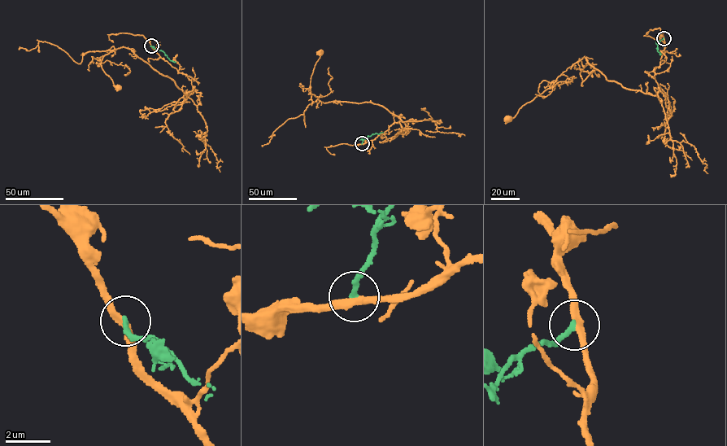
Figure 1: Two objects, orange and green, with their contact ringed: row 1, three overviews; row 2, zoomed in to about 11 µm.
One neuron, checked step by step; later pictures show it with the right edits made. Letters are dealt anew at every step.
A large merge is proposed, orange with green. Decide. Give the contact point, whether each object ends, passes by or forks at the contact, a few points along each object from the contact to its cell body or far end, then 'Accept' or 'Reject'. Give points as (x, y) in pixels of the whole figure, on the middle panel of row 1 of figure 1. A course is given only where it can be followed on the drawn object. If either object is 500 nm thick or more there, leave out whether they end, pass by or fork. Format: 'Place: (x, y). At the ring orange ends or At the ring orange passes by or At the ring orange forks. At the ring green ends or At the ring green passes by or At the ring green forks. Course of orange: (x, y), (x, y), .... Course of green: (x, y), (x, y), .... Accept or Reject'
Place: (362, 143). At the ring orange passes by. At the ring green ends. Course of orange: (362, 144), (394, 122), (401, 121), (406, 126), (380, 105), (324, 102), (311, 94), (311, 77), (320, 52). Course of green: (362, 144), (366, 137), (383, 133). Reject

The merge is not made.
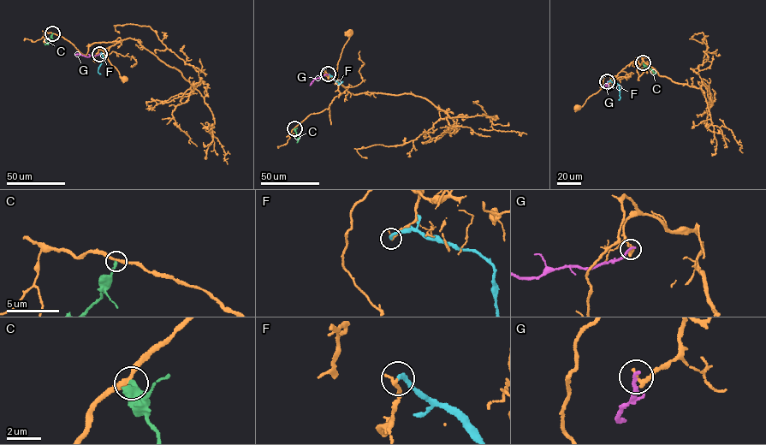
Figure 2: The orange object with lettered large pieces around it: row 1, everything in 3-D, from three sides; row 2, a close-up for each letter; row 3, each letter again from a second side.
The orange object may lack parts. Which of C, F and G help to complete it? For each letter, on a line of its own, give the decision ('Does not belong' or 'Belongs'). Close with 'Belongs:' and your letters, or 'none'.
C: Does not belong
F: Does not belong
G: Does not belong
Belongs: none

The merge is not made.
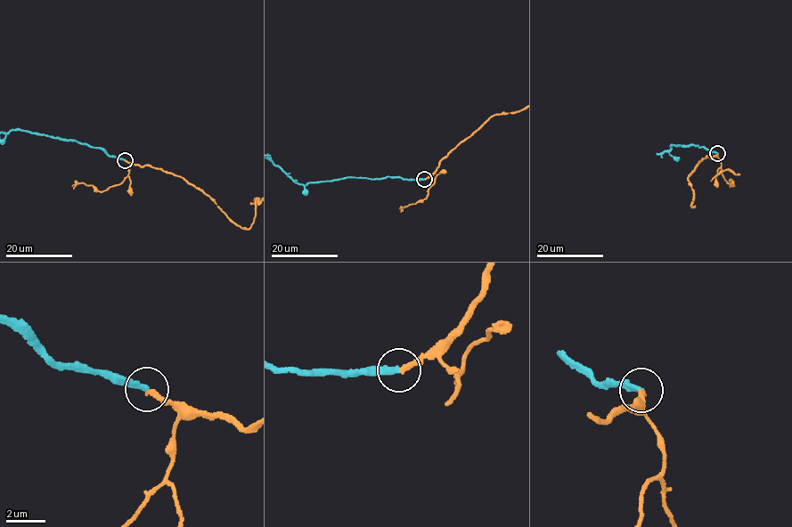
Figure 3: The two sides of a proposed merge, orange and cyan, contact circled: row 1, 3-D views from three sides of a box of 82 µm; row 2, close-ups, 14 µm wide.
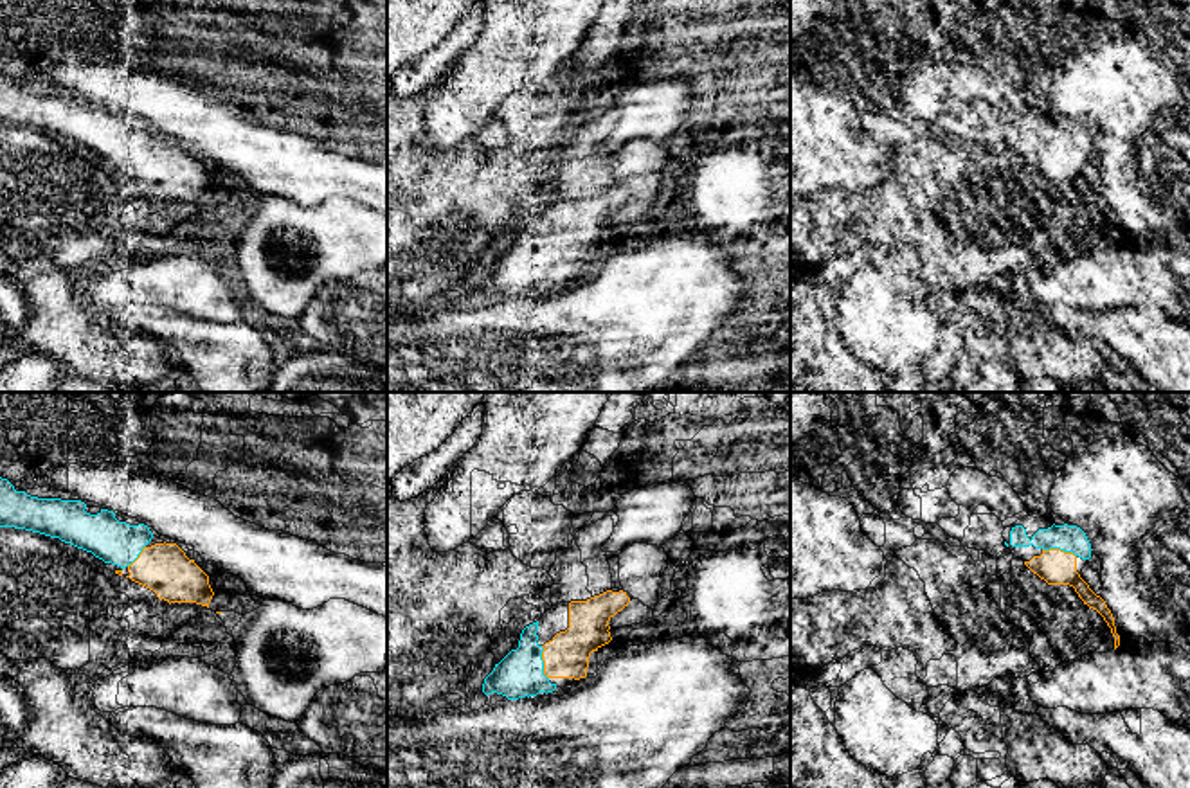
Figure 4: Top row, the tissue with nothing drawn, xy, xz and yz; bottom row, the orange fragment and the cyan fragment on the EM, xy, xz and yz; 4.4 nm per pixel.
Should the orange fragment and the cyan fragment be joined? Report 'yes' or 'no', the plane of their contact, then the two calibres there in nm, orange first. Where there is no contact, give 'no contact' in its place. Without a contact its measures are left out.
yes; contact in yz; calibres 160 and 130 nm

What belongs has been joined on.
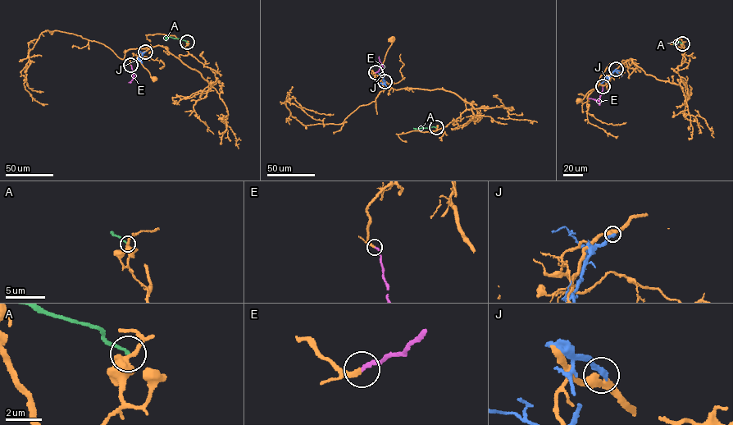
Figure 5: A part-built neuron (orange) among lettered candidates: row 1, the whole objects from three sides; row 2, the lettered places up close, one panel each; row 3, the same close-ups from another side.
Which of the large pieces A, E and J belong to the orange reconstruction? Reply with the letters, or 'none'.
E

